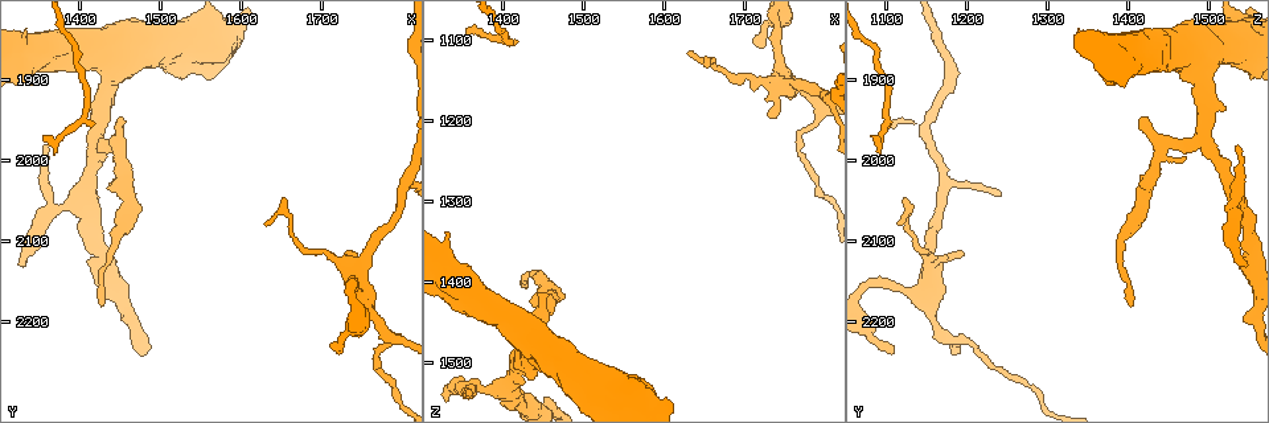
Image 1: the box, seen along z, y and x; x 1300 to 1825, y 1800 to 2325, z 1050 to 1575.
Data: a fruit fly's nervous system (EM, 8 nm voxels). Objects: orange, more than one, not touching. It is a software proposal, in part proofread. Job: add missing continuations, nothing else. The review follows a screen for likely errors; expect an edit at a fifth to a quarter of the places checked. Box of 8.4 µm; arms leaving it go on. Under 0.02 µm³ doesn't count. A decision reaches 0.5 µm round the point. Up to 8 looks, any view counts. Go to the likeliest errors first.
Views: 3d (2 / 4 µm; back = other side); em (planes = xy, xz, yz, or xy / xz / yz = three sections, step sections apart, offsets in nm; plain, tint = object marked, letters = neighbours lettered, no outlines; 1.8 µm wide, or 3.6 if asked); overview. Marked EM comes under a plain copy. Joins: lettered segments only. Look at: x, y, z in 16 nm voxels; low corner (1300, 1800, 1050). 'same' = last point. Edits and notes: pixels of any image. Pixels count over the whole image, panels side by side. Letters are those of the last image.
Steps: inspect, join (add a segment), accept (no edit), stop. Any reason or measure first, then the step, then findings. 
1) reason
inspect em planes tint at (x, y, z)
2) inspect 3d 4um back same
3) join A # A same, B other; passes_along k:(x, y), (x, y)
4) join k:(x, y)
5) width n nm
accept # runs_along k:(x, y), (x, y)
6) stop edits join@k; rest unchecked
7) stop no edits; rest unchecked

an open end
inspect em xz step 4 tint at (1710, 2225, 1100)

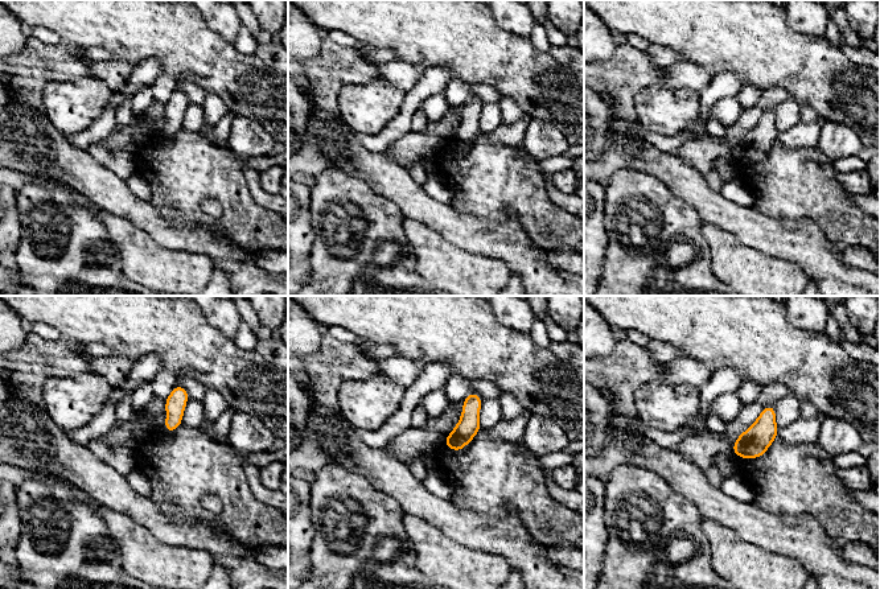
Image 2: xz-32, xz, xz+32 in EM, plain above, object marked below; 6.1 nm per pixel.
inspect em planes letters same

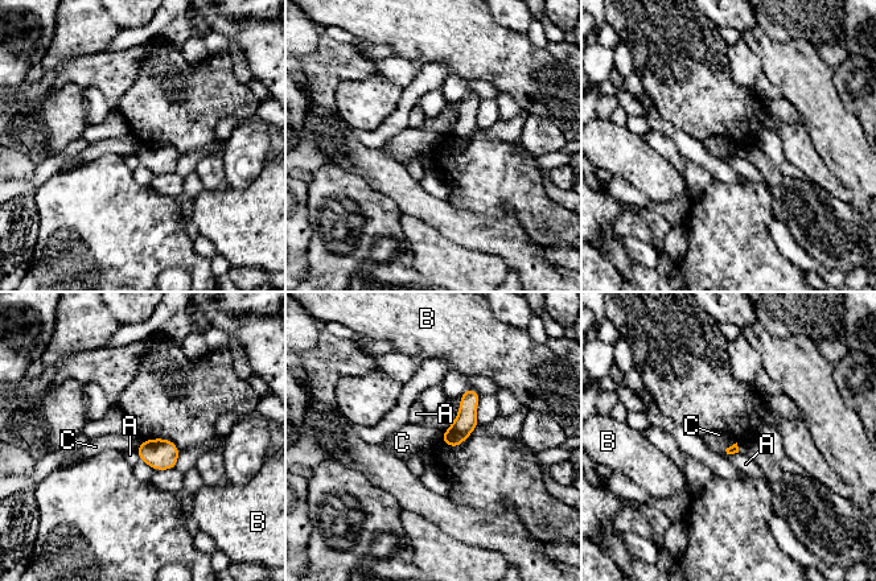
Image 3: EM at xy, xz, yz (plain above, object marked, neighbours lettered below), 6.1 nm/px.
accept # A other, B other, C other; border 3:(143, 441), (136, 449); no lettered segment goes on from it

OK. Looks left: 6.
branch stops here
inspect 3d 2um back at (1730, 2115, 1190)

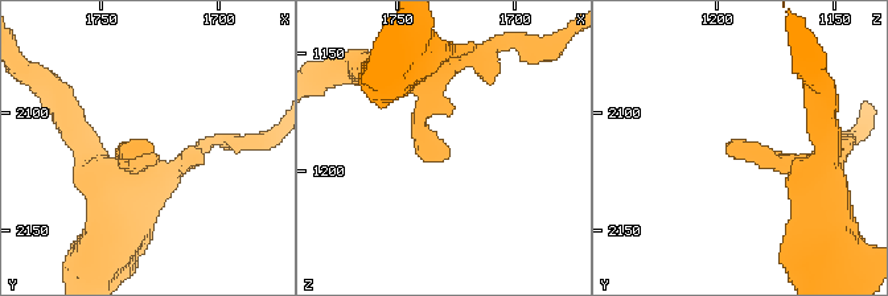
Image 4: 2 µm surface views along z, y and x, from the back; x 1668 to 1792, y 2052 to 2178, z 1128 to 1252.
inspect em xz step 8 tint at (1727, 2117, 1193)

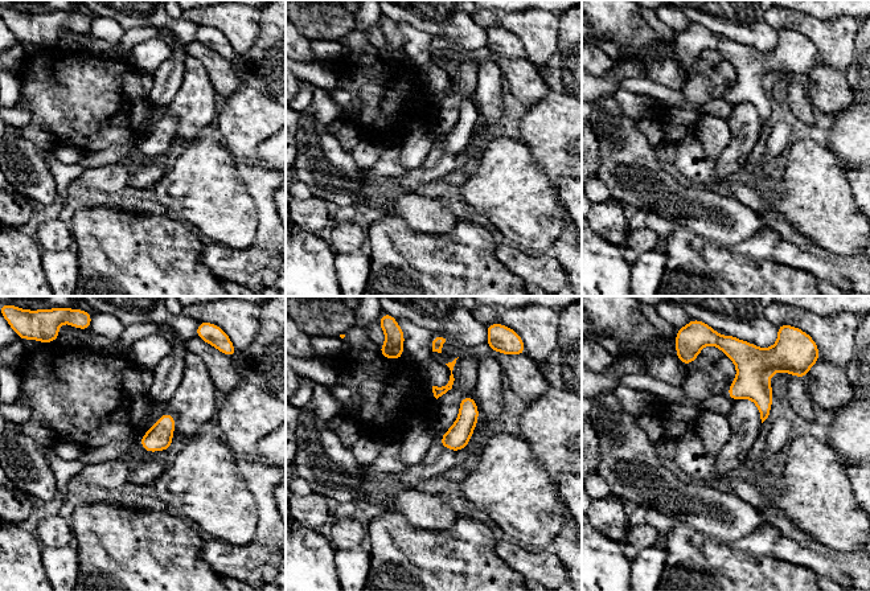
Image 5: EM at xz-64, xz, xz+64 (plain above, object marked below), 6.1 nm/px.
what lies round it
inspect em xz step 8 letters same

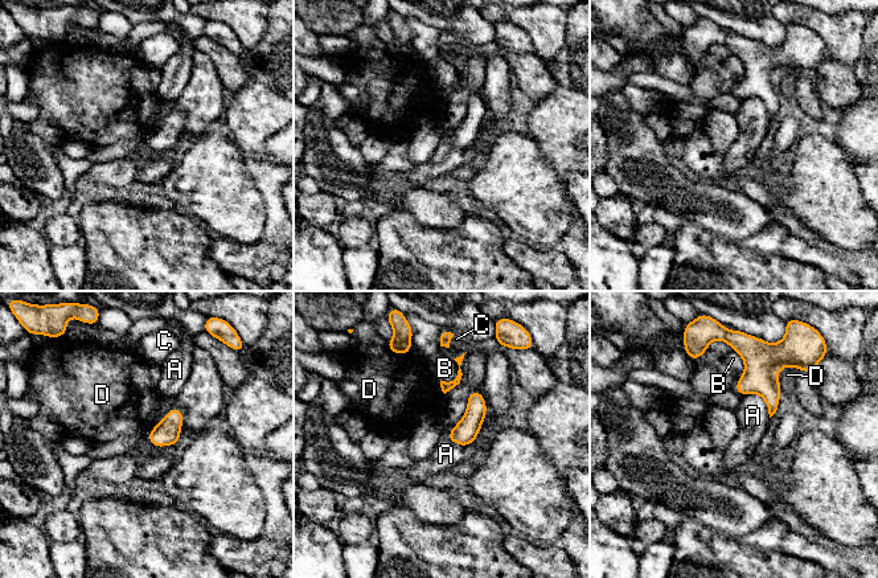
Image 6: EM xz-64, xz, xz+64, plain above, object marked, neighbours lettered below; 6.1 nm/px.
accept # A other, B other, C other, D other; border 6:(478, 389), (447, 434), (455, 445); none of them fits

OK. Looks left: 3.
free end
inspect 3d 2um at (1450, 1945, 1420)

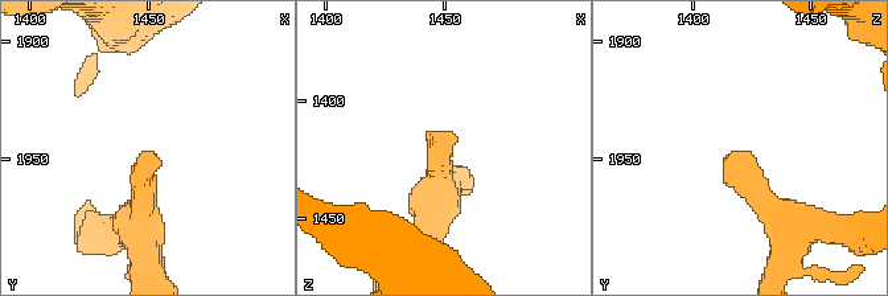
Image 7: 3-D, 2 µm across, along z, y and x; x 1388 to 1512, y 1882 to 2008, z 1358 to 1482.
inspect em 3.6um planes letters at (1451, 1946, 1417)

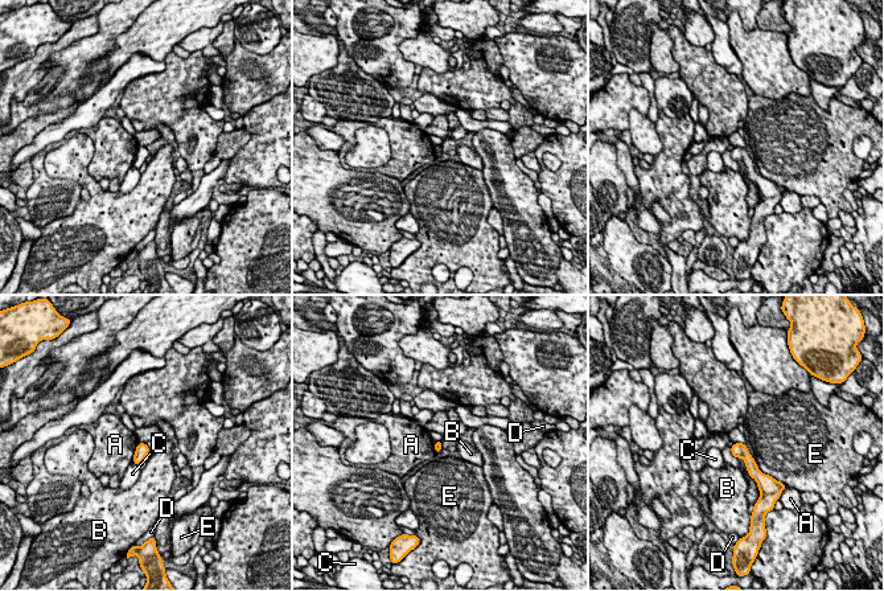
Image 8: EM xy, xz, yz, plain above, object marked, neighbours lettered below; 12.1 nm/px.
accept # A other, B other, C other, D other, E other; no lettered segment goes on from it

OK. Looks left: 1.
stop no edits; rest unchecked

